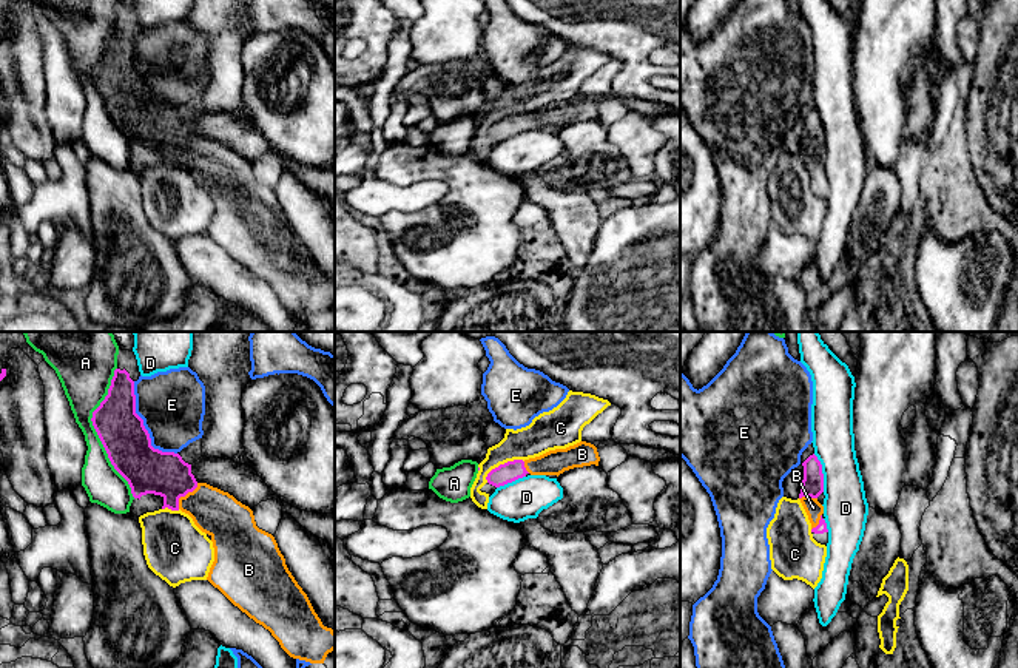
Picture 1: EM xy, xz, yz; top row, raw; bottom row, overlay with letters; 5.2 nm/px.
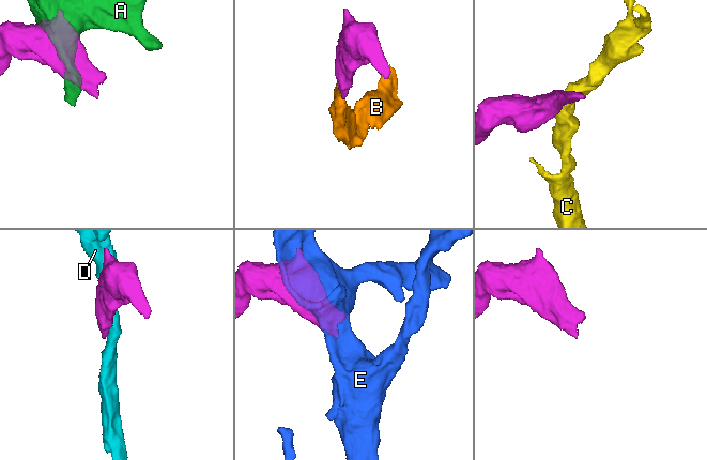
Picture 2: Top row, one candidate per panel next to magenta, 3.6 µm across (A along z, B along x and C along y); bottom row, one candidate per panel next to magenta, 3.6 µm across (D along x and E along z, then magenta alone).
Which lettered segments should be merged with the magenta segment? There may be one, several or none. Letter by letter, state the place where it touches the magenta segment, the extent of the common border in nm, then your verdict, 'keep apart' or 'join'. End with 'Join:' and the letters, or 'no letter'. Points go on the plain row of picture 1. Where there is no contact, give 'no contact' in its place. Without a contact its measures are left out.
A: meets magenta in xy at (96, 85); contact 700 nm long; keep apart
B: meets magenta in xy at (184, 150); contact 170 nm long; join
C: meets magenta in xz at (502, 119); contact 240 nm long; keep apart
D: meets magenta in yz at (821, 127); contact 200 nm long; keep apart
E: meets magenta in xy at (144, 80); contact 440 nm long; keep apart
Join: B

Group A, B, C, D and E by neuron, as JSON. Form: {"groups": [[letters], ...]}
{"groups": [["A"], ["B"], ["C"], ["D"], ["E"]]}

